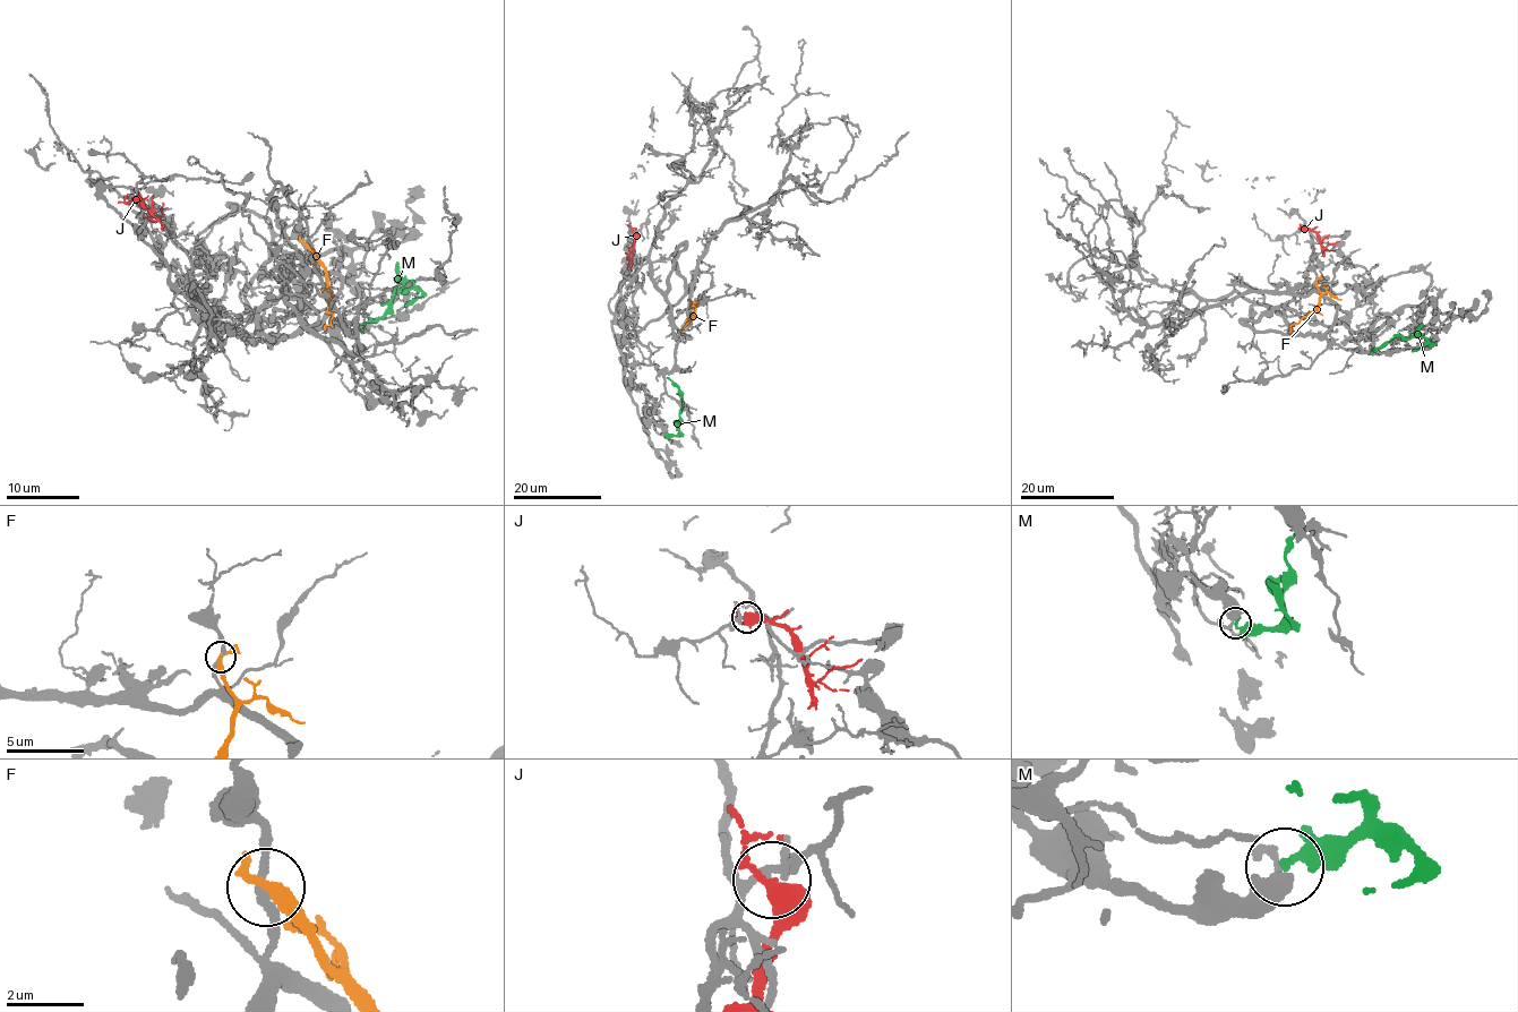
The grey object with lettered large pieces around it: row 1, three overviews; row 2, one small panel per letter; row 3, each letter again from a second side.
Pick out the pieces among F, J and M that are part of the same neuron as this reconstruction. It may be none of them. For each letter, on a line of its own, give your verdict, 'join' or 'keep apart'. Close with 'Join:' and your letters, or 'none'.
F: keep apart
J: keep apart
M: keep apart
Join: none

